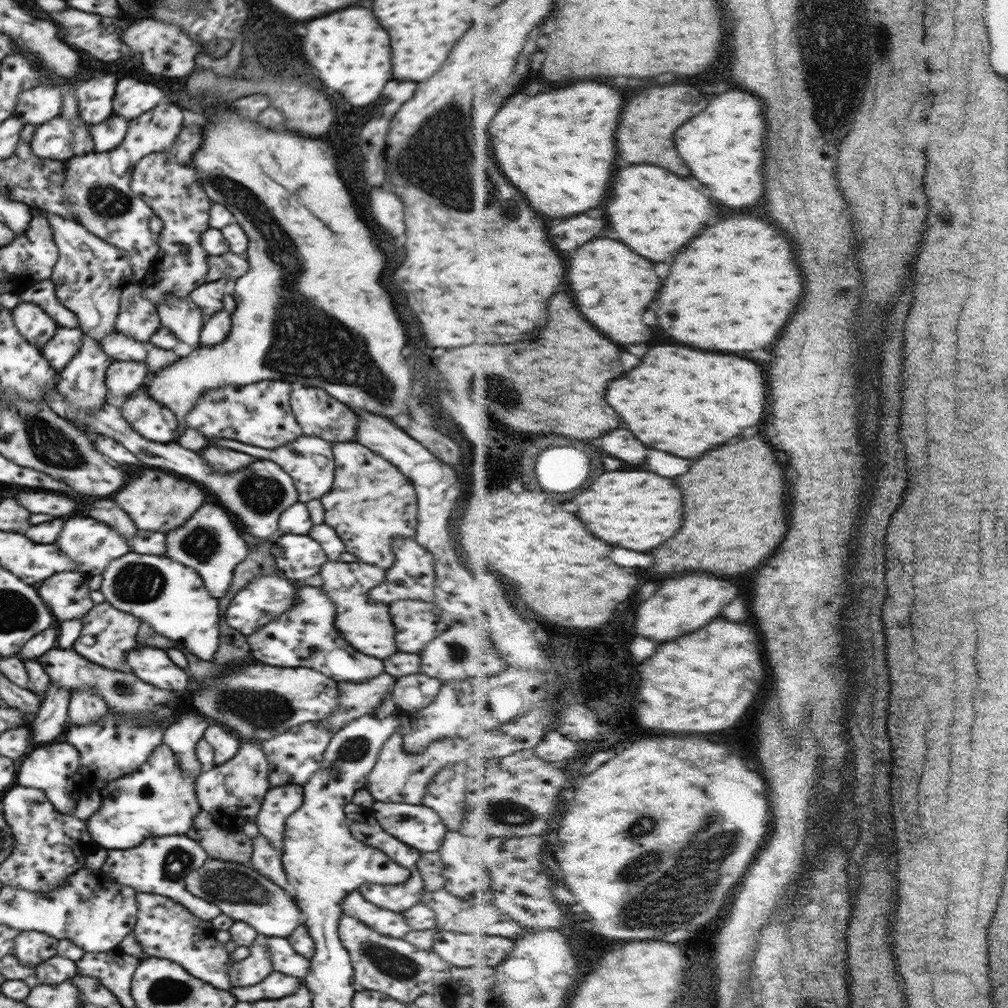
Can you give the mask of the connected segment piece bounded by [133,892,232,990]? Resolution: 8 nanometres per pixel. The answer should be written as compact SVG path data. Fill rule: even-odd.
M138 893L136 896L138 914L133 933L144 954L148 957L162 957L174 960L176 964L194 974L208 984L228 990L228 968L232 964L230 954L224 949L224 943L216 940L214 928L210 921L200 920L187 908L175 900L158 894ZM220 972L220 974L218 974Z

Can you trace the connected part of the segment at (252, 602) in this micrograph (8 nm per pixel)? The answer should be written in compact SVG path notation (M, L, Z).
M279 574L253 578L230 601L225 616L227 624L244 636L252 636L259 628L278 618L279 614L285 614L285 610L295 605L295 589L296 586L289 579Z

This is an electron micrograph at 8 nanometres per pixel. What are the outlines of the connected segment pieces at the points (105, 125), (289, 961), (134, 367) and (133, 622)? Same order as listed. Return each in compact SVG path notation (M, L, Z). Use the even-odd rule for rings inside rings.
M112 114L104 122L88 125L89 133L94 141L94 152L108 153L114 150L127 133L129 120L123 116Z
M271 936L265 941L274 971L301 979L308 974L310 961L294 950L287 938Z
M113 361L105 372L107 389L116 396L132 394L134 390L142 386L140 378L148 376L147 364L134 364L134 362Z
M109 602L95 604L82 618L82 634L74 642L73 650L83 658L90 658L92 663L106 666L110 670L122 670L124 656L128 650L138 648L136 634L138 634L141 620L128 612L114 608Z

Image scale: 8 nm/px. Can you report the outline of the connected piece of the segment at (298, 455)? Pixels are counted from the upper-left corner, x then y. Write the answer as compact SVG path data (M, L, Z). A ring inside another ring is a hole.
M298 436L294 439L294 442L288 442L280 448L274 448L274 450L266 450L266 448L258 448L256 445L242 444L240 442L240 450L250 446L248 454L250 456L256 456L260 460L274 460L278 466L282 467L282 470L292 477L295 484L295 490L298 491L298 499L300 502L305 503L314 498L322 498L331 489L333 480L335 479L335 462L332 450L333 442L324 440L323 438L316 438L316 436Z

